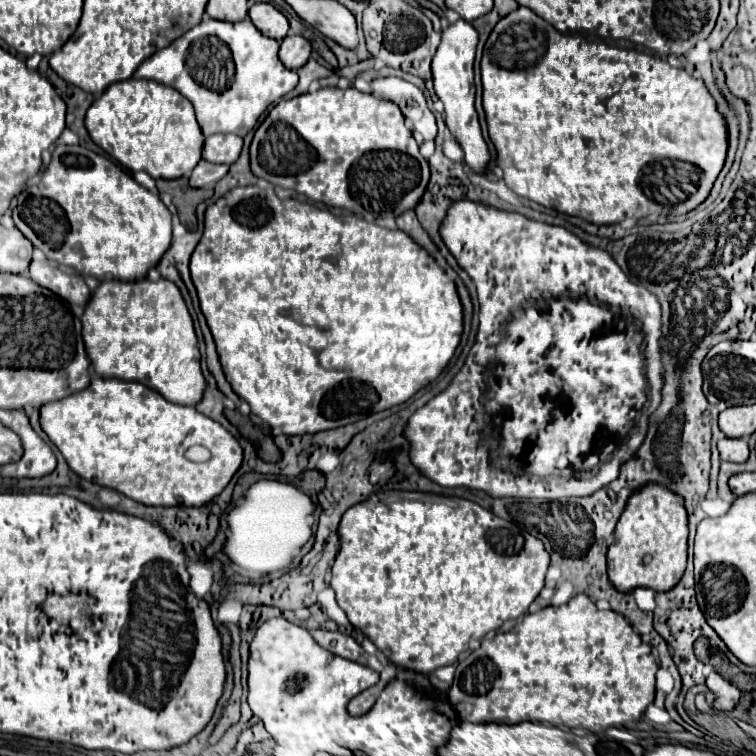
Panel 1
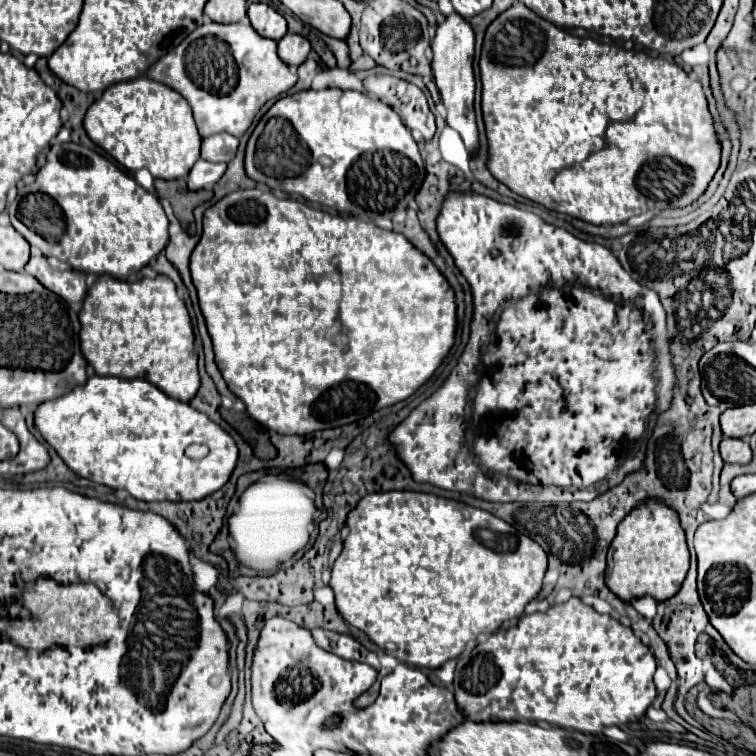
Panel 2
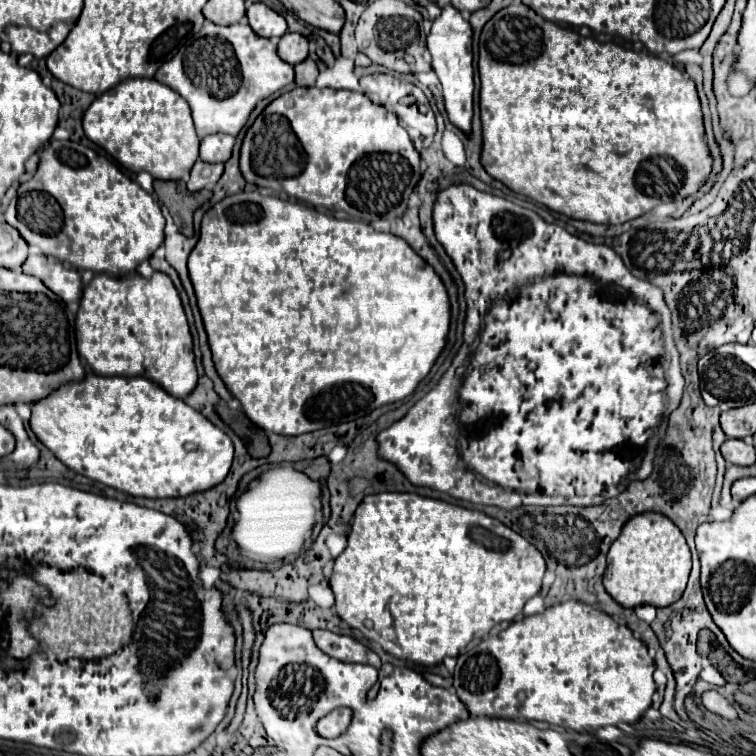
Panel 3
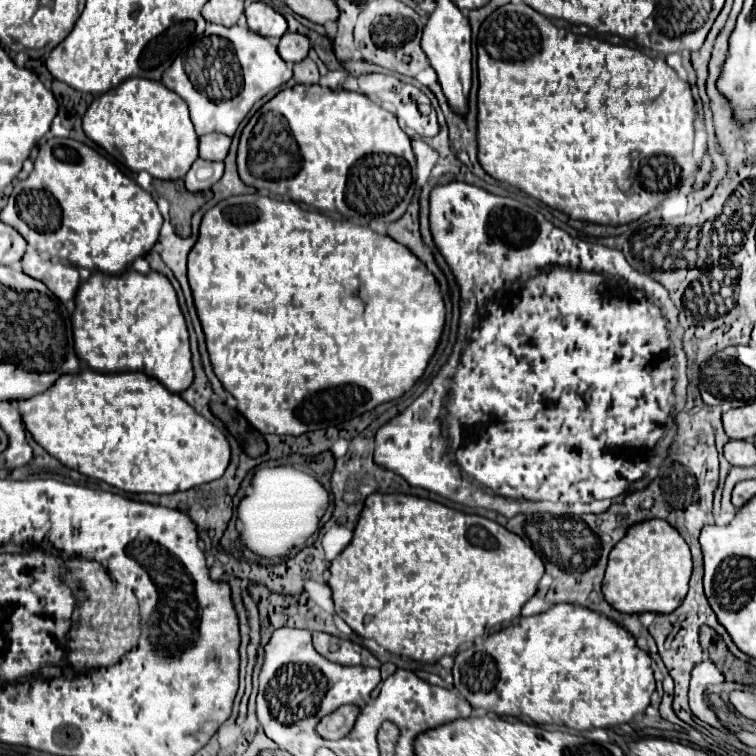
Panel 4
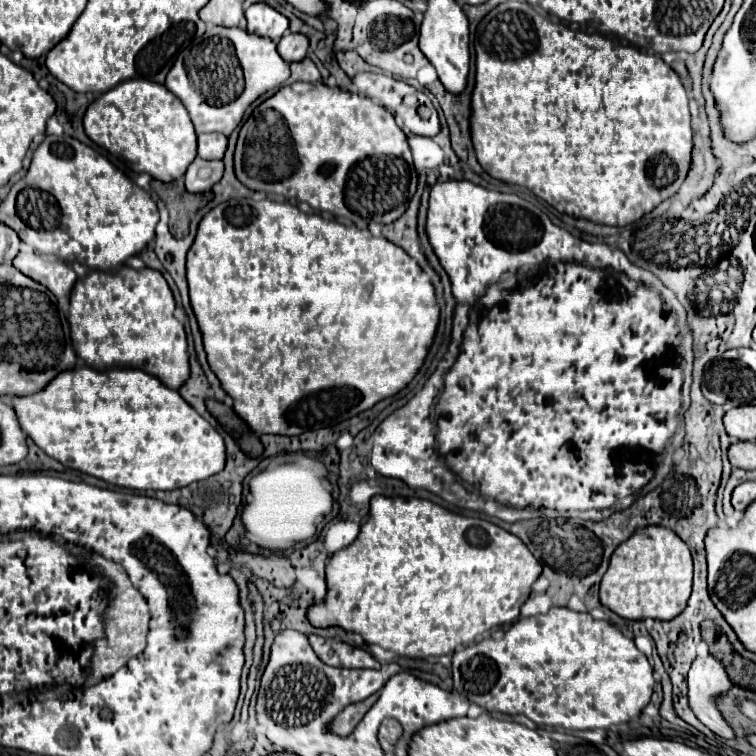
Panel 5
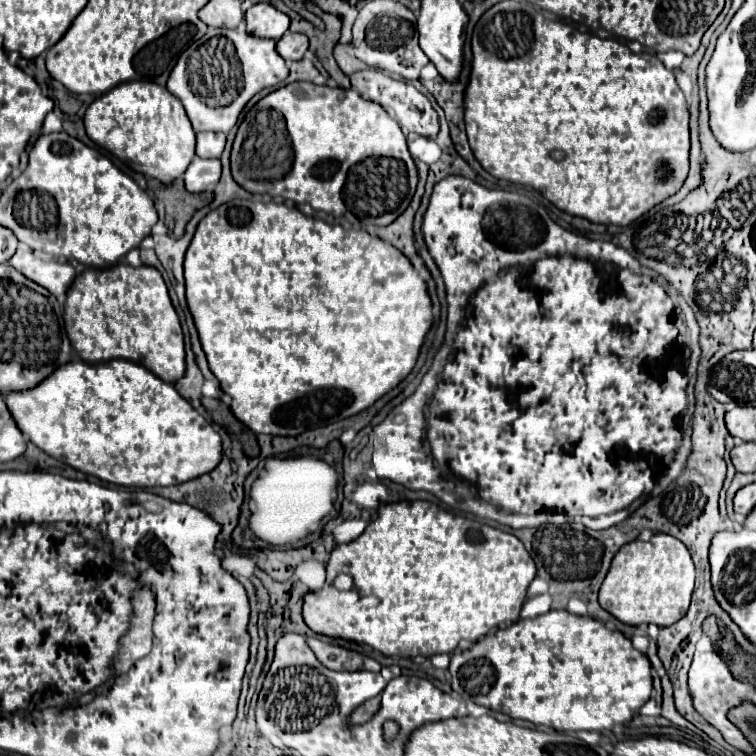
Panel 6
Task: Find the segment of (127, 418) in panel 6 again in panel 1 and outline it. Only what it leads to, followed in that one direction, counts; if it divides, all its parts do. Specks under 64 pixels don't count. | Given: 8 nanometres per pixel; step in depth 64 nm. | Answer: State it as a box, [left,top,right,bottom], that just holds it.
[40,378,244,508]

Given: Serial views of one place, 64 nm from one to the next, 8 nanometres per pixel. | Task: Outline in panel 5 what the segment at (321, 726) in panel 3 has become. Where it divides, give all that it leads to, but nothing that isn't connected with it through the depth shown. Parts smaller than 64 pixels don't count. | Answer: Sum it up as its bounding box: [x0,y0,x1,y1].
[330,691,380,736]

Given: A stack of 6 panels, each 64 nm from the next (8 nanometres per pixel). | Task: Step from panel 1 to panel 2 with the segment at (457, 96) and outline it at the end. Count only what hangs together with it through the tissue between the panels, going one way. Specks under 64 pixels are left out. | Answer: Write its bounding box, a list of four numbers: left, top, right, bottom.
[432,14,480,156]

